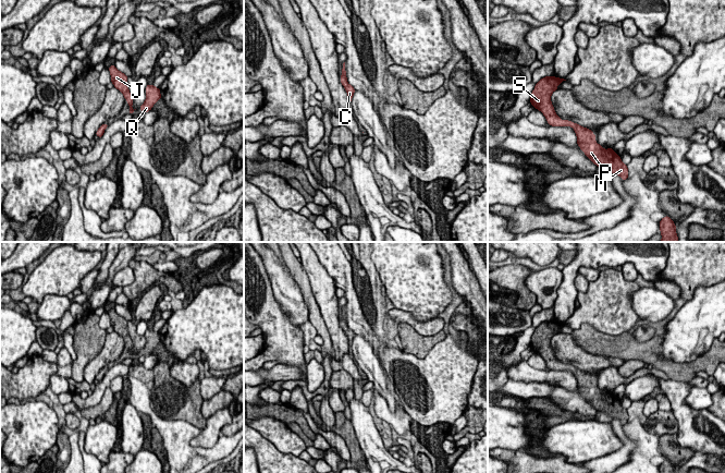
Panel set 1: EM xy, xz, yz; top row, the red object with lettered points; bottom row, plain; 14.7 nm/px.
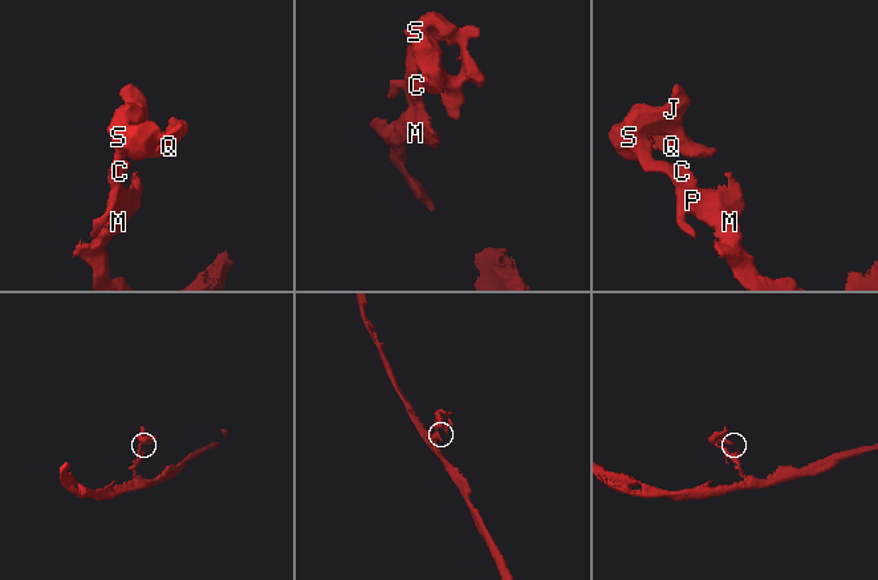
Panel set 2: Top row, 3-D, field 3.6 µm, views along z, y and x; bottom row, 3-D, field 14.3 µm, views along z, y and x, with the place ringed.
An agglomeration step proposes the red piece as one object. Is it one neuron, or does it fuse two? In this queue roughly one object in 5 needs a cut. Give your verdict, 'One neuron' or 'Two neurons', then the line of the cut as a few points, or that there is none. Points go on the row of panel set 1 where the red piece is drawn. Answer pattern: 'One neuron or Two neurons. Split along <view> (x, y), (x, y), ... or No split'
One neuron. No split

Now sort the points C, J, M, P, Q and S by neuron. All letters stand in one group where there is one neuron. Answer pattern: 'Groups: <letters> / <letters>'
Groups: C J M P Q S

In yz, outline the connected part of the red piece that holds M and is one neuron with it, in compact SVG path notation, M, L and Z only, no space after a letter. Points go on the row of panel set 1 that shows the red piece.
M555 76L541 78L531 93L530 102L532 107L536 107L537 110L544 114L549 125L572 126L577 135L577 144L593 163L599 168L609 170L614 175L619 175L622 180L626 180L628 178L627 165L622 162L620 157L613 148L604 149L595 142L595 135L592 133L592 130L580 126L577 123L574 124L568 120L561 120L555 113L551 102L551 95L563 81L566 80Z

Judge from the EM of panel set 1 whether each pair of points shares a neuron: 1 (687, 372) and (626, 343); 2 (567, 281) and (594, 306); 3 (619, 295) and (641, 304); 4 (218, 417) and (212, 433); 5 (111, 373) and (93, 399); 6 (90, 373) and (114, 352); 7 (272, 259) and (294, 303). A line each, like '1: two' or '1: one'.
1: one
2: two
3: two
4: one
5: one
6: one
7: one

